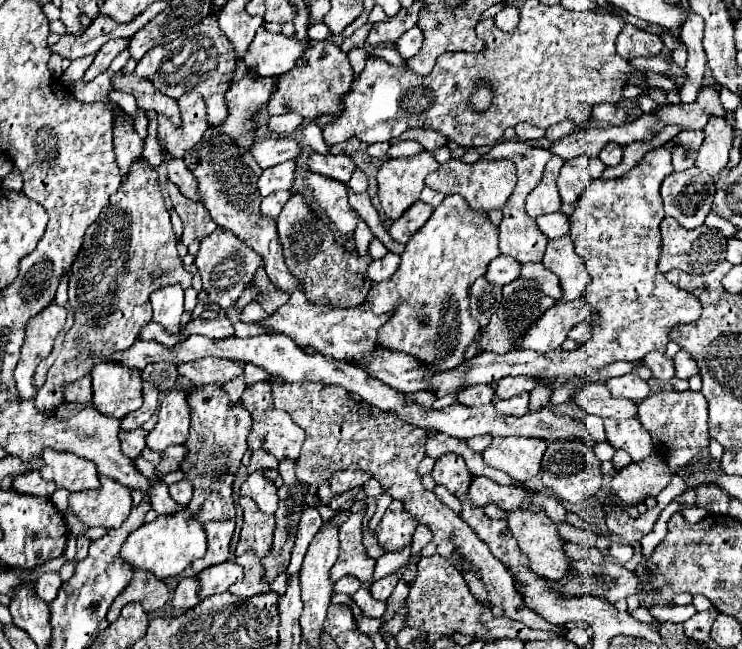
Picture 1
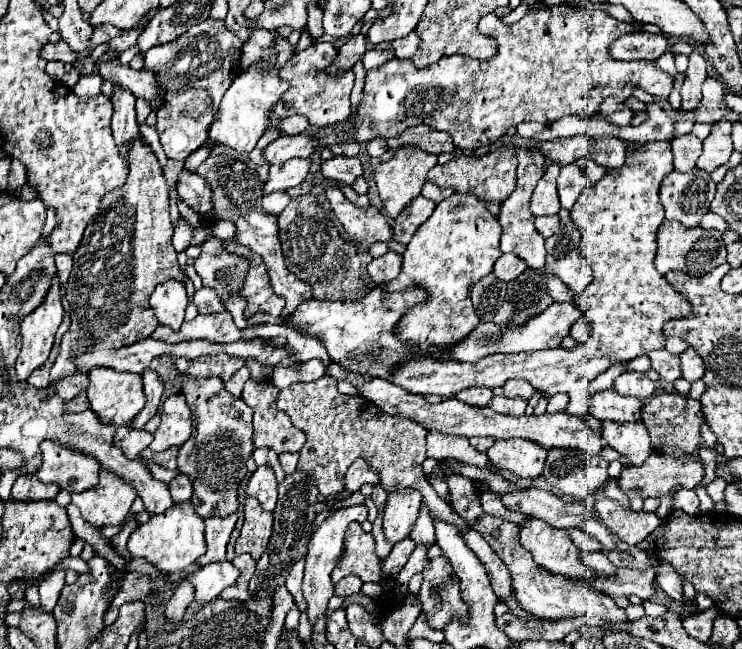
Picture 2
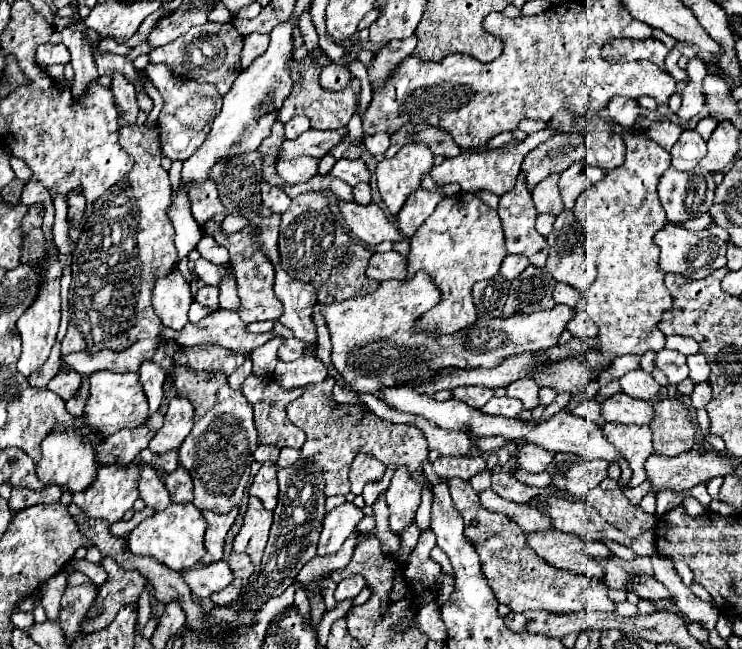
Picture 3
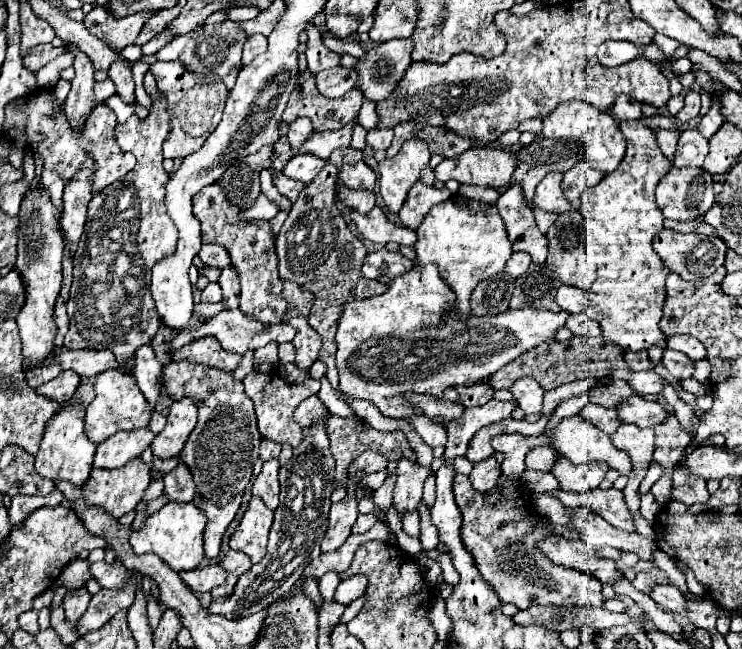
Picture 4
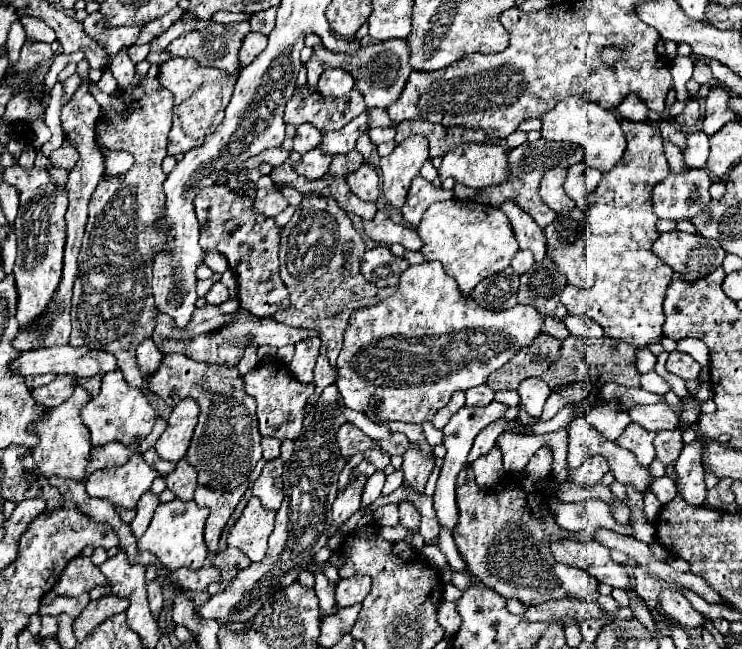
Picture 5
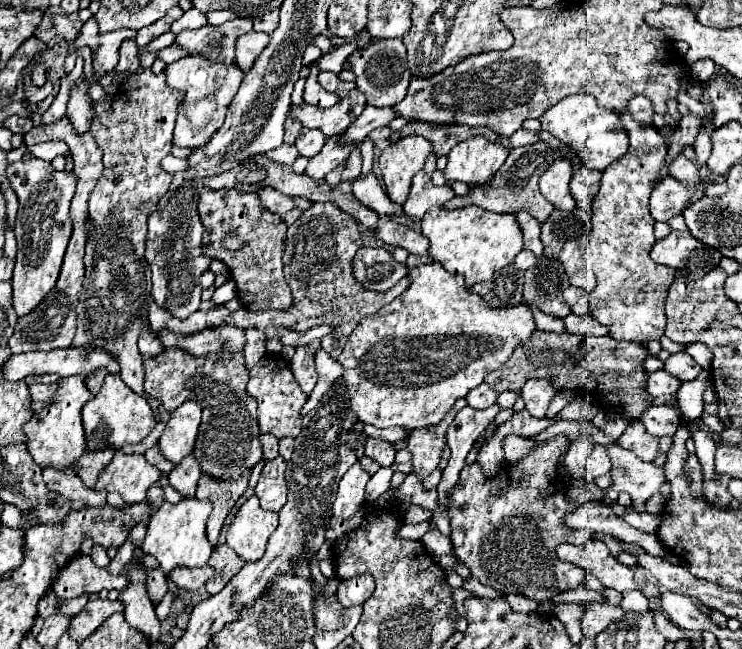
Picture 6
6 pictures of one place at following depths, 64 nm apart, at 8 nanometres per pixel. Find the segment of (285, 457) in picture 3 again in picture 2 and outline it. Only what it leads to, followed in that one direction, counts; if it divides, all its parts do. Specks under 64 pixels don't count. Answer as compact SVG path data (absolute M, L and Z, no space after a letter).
M282 452L280 454L280 464L282 464L282 470L286 474L292 474L296 470L296 464L298 464L298 454L290 454L290 452Z

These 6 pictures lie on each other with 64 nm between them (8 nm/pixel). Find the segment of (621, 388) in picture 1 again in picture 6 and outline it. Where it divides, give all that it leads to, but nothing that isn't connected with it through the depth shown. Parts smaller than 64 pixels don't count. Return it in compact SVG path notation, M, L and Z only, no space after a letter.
M658 370L658 372L652 372L648 376L648 392L652 396L674 394L674 392L678 392L680 386L682 386L682 380L678 380L676 376L668 374L666 370Z

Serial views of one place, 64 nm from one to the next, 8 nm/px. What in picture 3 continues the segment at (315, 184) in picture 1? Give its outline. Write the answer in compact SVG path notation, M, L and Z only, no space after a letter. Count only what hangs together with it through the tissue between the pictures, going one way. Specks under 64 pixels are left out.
M340 202L342 216L352 230L352 234L362 240L364 244L380 244L384 240L408 240L380 210L378 204L370 204L368 208L360 208L358 204L352 202Z

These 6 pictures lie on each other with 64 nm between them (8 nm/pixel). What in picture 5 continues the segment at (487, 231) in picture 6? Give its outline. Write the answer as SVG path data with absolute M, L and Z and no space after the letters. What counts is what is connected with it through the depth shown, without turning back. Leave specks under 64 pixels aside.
M446 200L432 204L418 226L418 234L424 240L422 254L426 260L442 262L448 276L458 280L460 292L470 294L470 290L484 278L504 270L514 254L520 250L508 216L498 208L484 208L476 202Z

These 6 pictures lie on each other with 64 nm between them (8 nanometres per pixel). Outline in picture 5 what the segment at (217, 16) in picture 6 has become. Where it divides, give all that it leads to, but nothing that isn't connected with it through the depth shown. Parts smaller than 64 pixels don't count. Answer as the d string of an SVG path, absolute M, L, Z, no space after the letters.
M220 10L220 12L216 12L210 20L212 20L212 22L216 22L216 24L228 24L228 22L250 20L250 14L232 14L232 12L224 12L224 10Z

